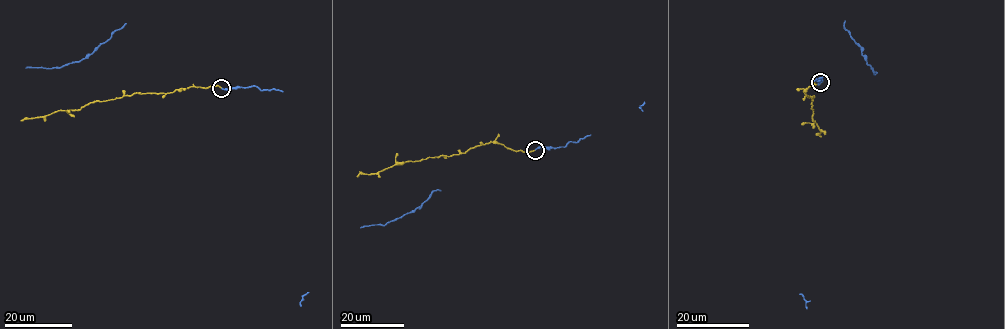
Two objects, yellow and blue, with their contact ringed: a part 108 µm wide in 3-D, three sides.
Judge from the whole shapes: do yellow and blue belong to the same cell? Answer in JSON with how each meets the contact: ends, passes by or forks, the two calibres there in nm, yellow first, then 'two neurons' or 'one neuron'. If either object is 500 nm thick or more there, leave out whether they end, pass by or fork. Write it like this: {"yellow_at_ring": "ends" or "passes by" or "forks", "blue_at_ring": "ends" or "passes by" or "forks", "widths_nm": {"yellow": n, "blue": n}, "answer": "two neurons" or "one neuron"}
{"yellow_at_ring": "ends", "blue_at_ring": "ends", "widths_nm": {"yellow": 200, "blue": 170}, "answer": "one neuron"}

